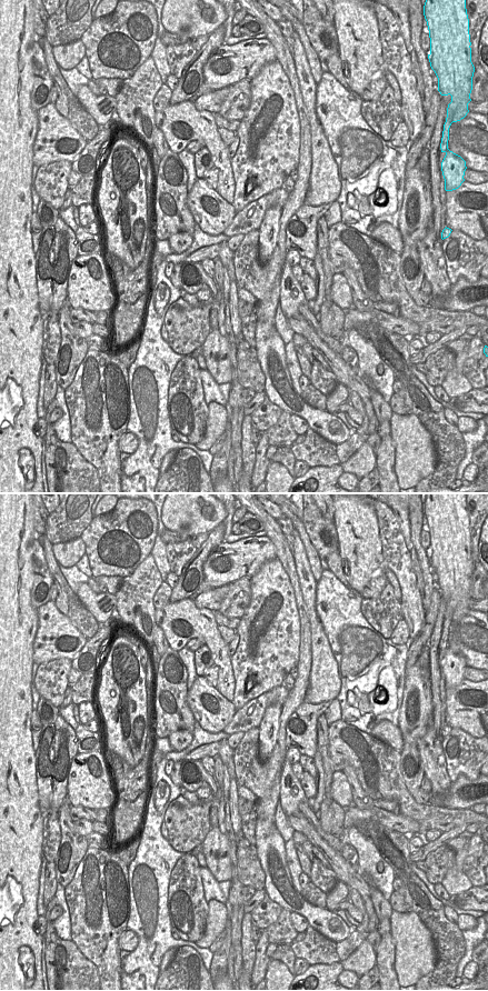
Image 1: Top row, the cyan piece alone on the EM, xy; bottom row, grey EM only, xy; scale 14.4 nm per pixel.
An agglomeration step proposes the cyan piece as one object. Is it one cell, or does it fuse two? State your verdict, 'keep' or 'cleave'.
keep

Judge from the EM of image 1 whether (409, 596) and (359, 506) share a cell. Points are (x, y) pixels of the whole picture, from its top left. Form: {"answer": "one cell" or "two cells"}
{"answer": "two cells"}

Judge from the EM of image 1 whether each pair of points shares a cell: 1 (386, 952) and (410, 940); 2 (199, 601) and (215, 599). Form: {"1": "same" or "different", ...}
{"1": "different", "2": "same"}

